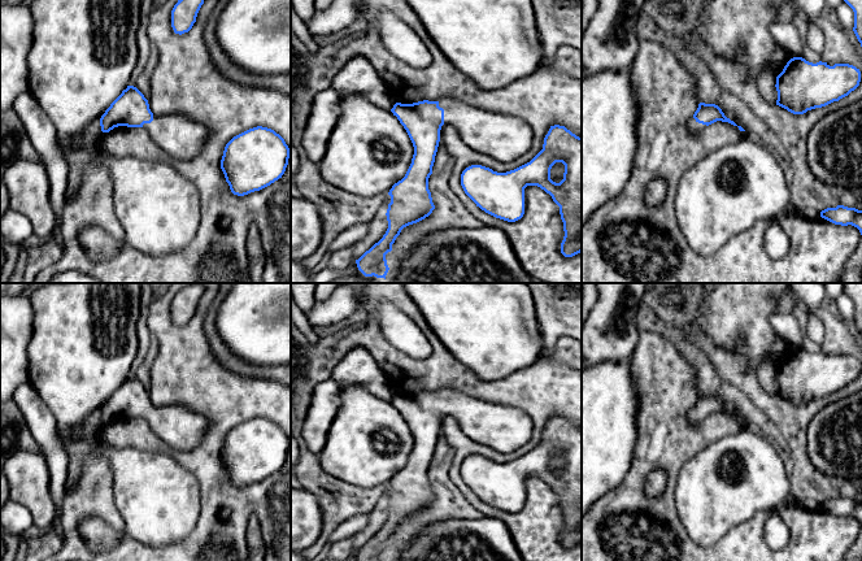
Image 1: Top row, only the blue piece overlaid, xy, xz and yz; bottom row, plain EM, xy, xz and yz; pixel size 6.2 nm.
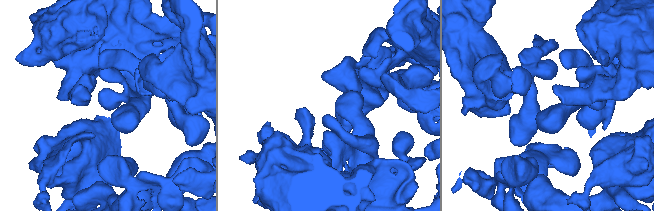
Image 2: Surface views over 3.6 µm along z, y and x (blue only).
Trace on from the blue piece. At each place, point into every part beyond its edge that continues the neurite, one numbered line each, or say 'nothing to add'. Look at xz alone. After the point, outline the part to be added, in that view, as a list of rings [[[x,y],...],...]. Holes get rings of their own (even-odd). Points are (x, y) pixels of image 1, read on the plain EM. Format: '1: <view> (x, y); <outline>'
1: xz (504, 429); [[[439,391],[444,414],[450,416],[466,436],[500,453],[517,451],[531,439],[532,419],[514,406],[500,405],[461,393]]]

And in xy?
1: xy (178, 425); [[[175,404],[153,405],[153,412],[143,418],[161,439],[180,451],[196,448],[210,426],[205,416]]]

